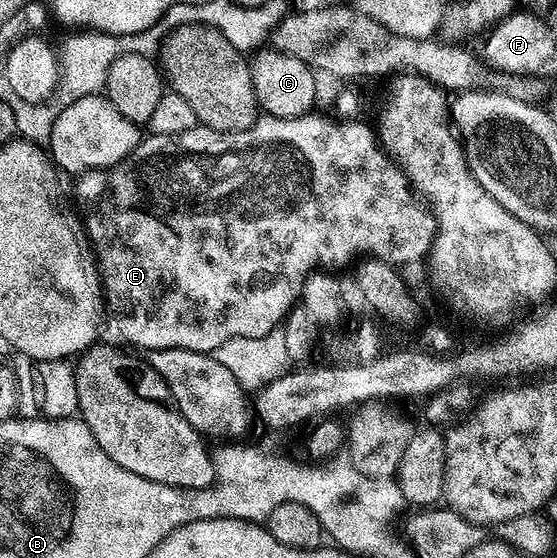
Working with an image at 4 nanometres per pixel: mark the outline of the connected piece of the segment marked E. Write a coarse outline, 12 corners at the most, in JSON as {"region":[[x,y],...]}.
{"region":[[358,120],[150,133],[77,182],[129,342],[212,354],[433,249]]}

